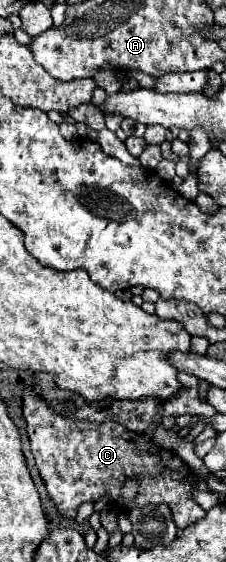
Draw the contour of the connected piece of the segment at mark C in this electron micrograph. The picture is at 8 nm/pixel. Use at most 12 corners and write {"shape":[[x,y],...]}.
{"shape":[[24,391],[32,455],[62,515],[124,511],[206,515],[174,451],[114,421],[64,419]]}

